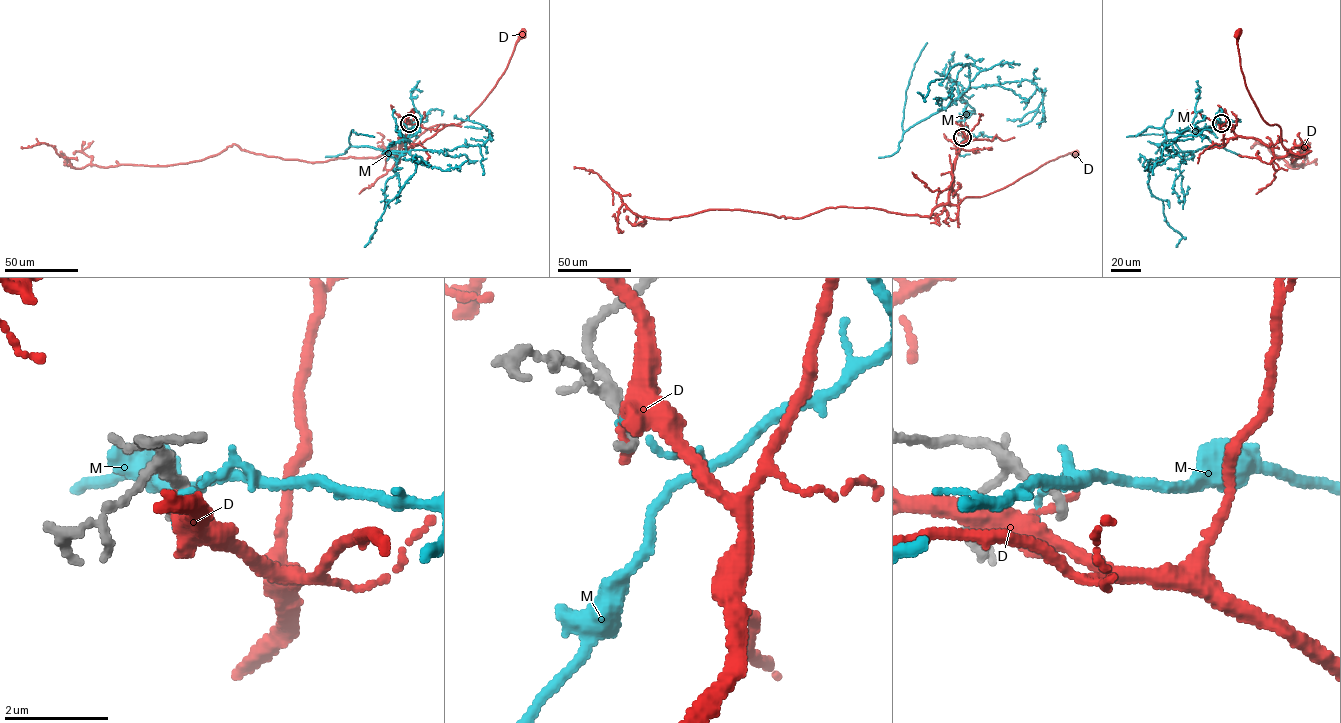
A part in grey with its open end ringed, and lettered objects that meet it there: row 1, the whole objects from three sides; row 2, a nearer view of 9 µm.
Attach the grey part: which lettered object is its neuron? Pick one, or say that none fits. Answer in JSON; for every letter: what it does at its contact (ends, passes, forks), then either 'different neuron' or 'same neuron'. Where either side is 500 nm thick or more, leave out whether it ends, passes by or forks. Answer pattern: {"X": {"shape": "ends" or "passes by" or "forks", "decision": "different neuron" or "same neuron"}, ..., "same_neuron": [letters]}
{"D": {"shape": "ends", "decision": "different neuron"}, "M": {"shape": "ends", "decision": "different neuron"}, "same_neuron": []}

